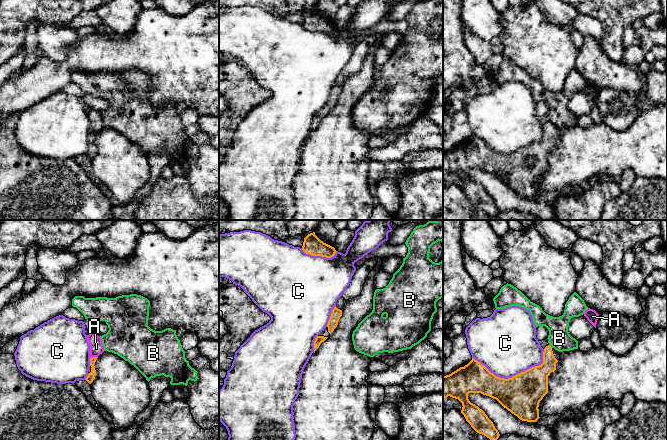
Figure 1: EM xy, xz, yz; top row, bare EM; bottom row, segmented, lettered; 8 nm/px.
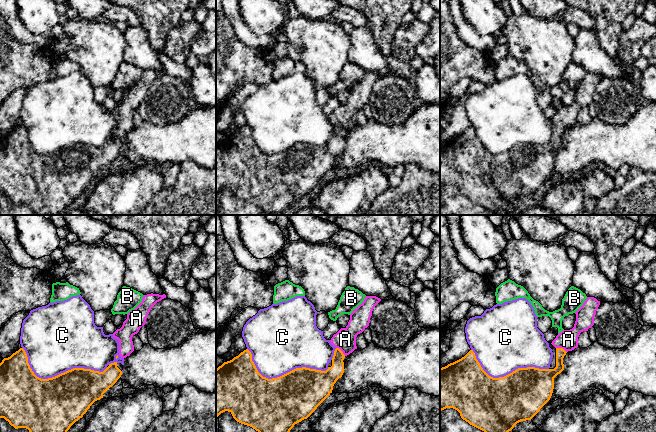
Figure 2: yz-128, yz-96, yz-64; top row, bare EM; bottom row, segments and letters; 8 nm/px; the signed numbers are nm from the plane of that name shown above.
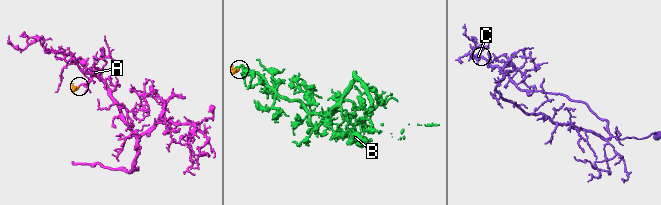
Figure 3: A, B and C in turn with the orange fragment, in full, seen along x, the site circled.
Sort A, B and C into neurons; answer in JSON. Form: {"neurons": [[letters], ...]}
{"neurons": [["A"], ["B"], ["C"]]}

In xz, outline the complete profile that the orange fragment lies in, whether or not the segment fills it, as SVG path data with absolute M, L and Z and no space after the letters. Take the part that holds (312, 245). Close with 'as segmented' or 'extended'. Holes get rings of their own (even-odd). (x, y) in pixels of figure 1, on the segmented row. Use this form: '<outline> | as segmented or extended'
M315 232L308 234L304 238L302 250L312 256L322 256L326 258L331 258L335 255L336 250L334 247L321 241Z | as segmented

